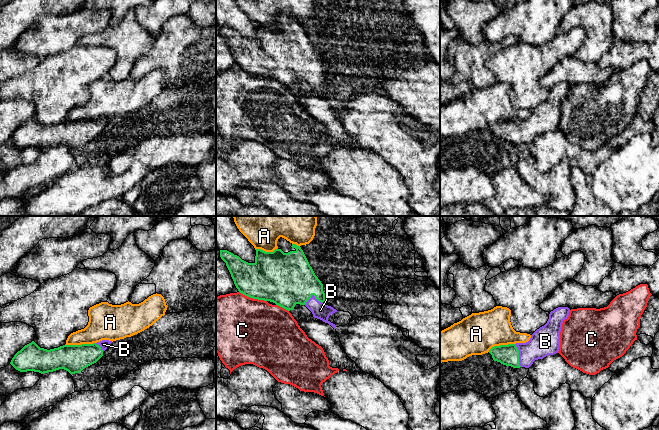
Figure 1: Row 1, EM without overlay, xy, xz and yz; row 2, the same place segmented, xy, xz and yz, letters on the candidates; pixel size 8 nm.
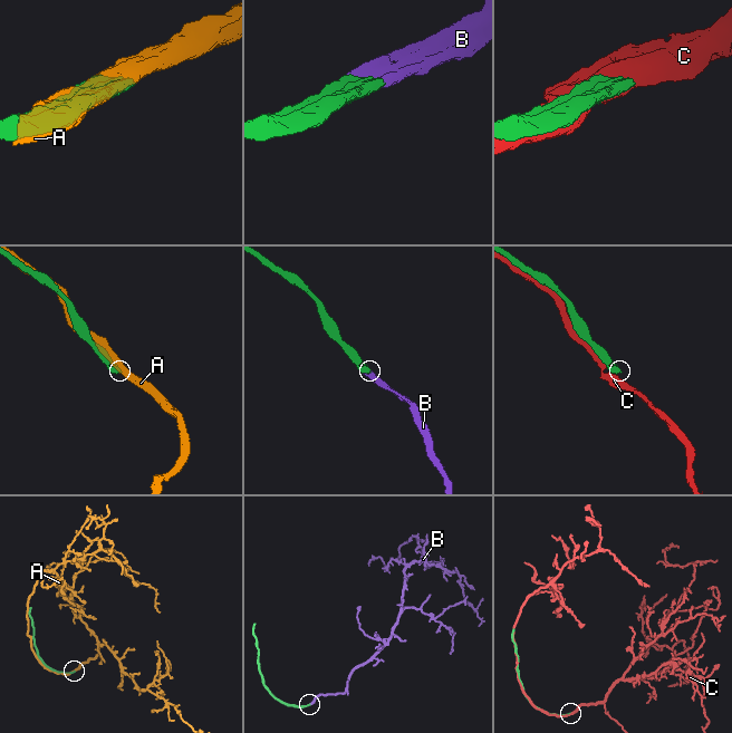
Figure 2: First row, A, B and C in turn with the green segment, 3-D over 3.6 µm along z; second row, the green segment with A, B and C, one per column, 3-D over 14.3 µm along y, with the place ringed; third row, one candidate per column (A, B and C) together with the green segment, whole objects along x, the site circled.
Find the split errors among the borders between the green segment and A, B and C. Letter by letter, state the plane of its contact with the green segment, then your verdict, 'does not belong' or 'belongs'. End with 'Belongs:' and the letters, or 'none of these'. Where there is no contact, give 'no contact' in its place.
A: xy | does not belong
B: xz | belongs
C: xz | does not belong
Belongs: B

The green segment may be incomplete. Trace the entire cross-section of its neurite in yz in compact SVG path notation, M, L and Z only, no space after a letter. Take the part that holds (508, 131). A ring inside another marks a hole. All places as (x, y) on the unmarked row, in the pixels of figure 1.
M568 83L550 88L547 99L537 105L526 119L494 122L489 126L494 137L513 144L529 144L535 136L558 129L562 99L569 92Z

